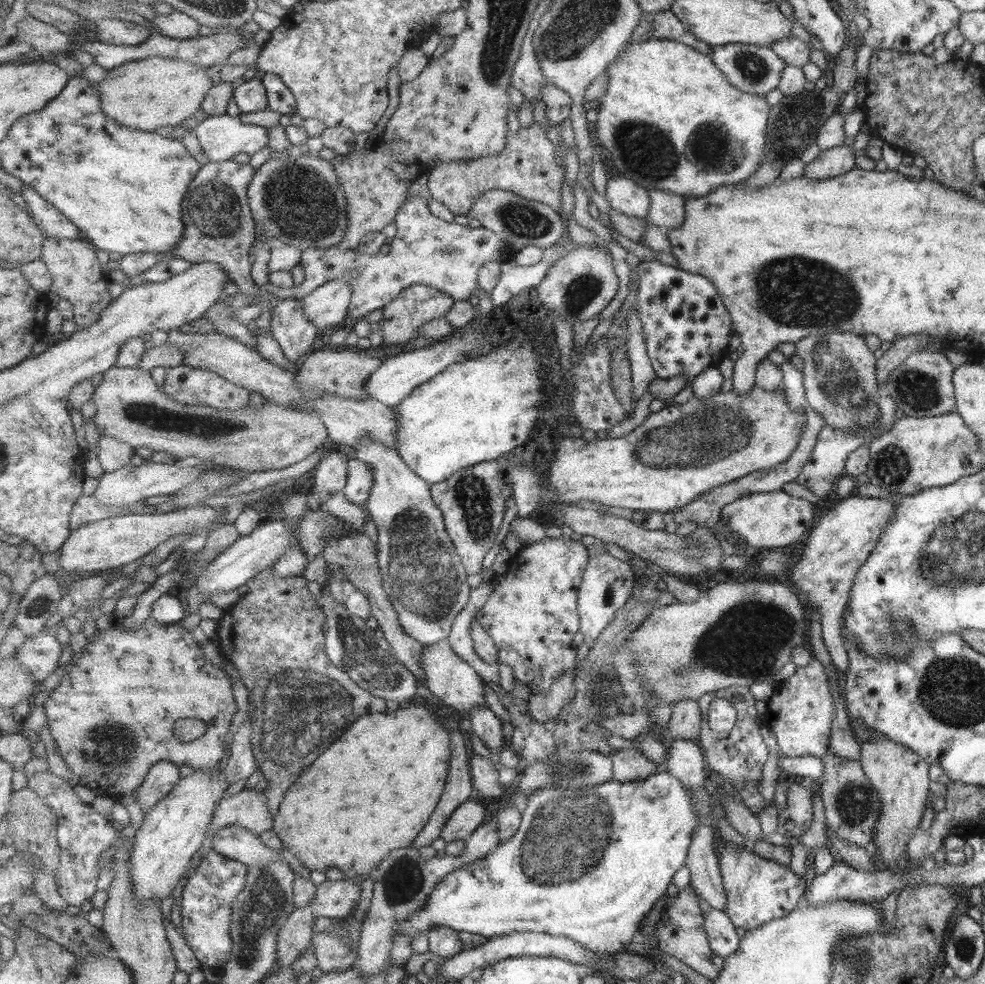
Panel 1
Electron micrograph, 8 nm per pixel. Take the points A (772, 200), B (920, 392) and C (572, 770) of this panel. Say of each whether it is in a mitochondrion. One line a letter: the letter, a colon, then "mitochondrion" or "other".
A: other
B: mitochondrion
C: mitochondrion

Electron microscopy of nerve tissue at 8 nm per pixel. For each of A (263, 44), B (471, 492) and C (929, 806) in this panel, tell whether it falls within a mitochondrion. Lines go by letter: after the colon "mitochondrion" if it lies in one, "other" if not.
A: other
B: mitochondrion
C: other

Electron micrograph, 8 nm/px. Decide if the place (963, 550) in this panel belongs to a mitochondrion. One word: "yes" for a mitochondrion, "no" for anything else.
yes

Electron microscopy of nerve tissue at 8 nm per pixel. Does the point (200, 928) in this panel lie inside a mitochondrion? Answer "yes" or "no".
no

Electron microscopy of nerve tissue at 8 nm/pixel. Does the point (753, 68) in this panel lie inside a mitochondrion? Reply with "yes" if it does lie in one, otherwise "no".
yes

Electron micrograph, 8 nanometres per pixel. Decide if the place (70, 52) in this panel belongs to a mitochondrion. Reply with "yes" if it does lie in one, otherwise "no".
no

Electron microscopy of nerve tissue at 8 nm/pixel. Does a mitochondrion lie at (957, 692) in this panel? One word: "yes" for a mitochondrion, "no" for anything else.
yes

